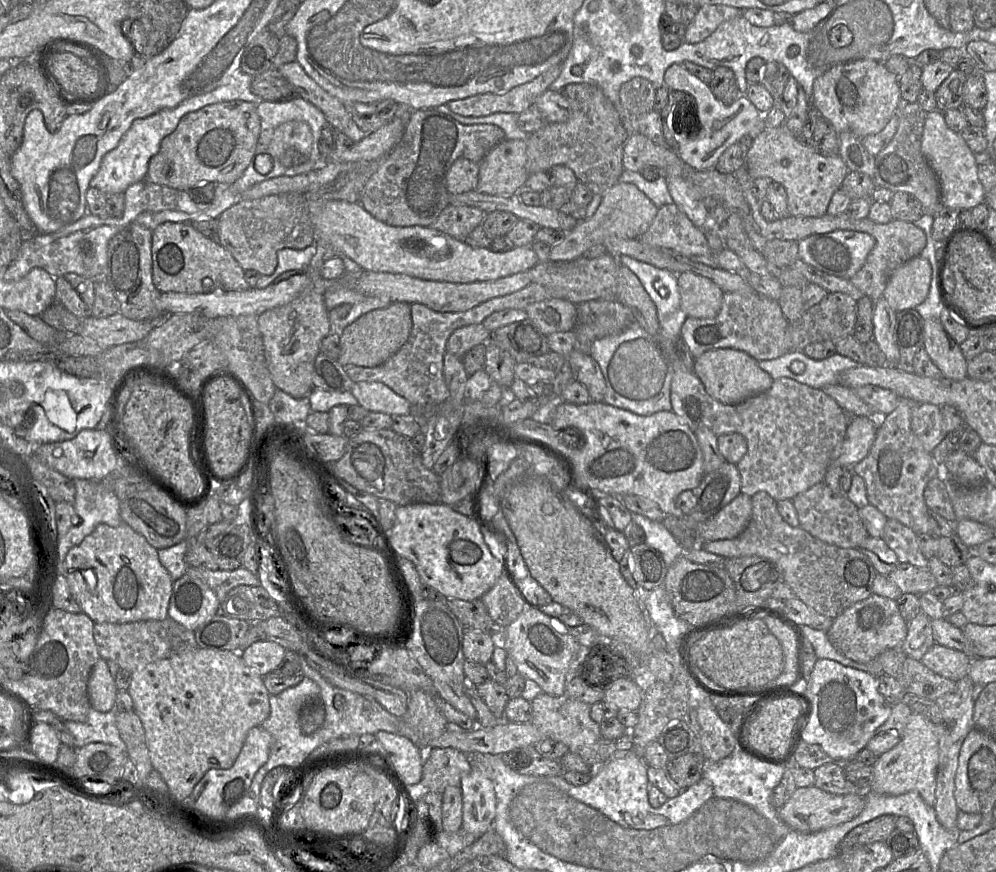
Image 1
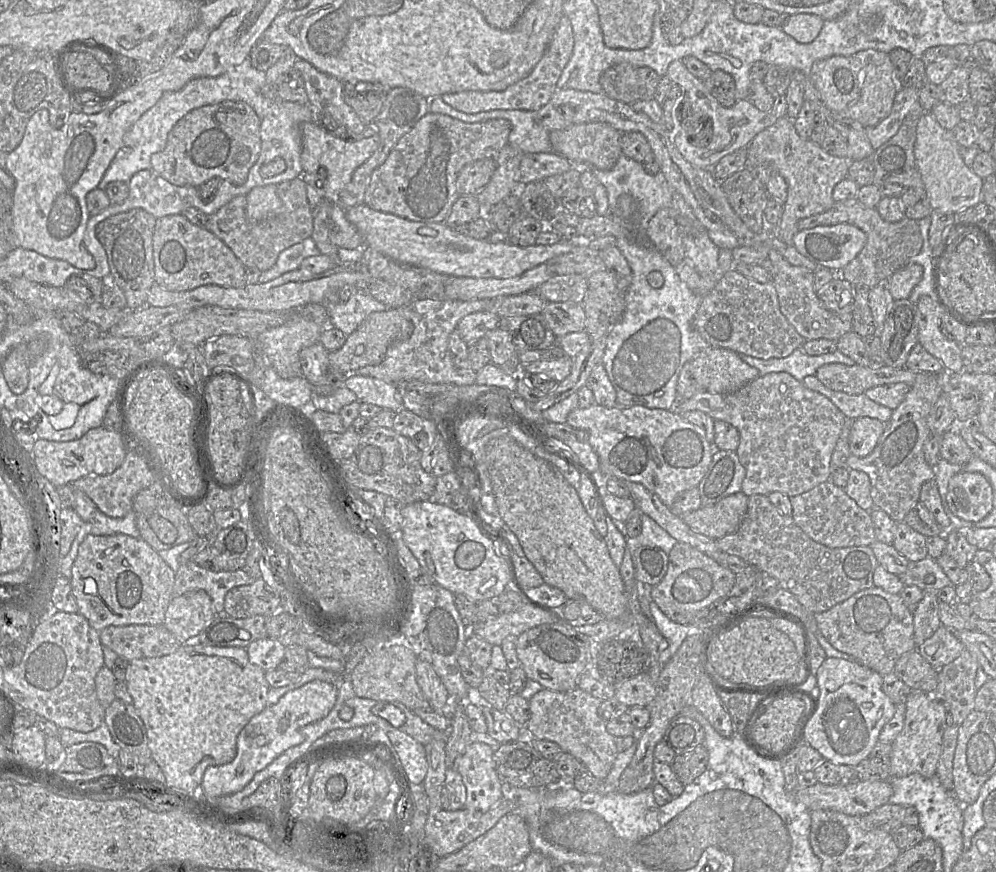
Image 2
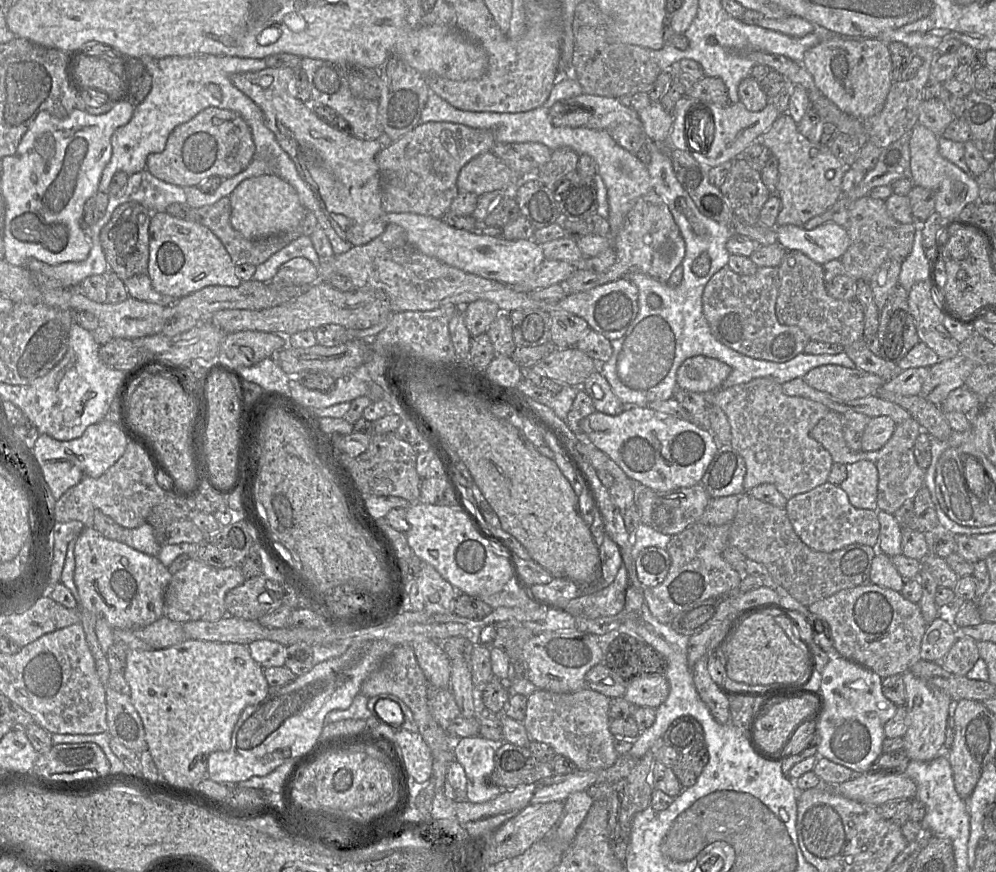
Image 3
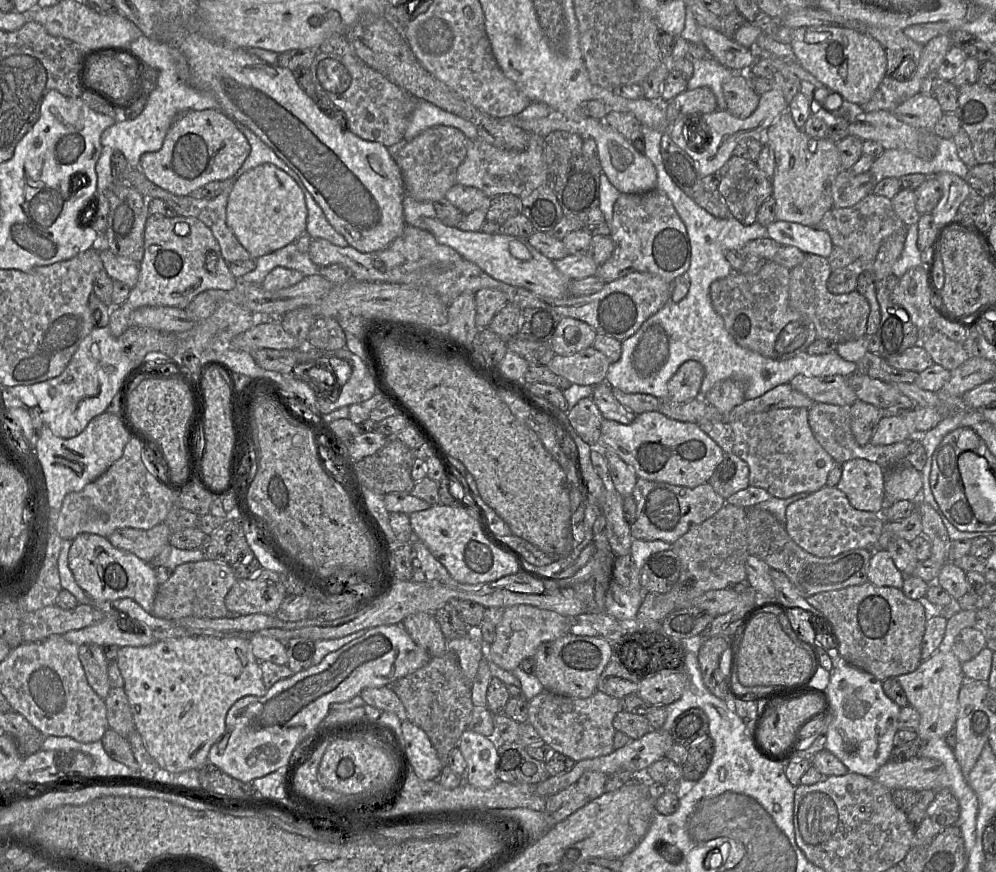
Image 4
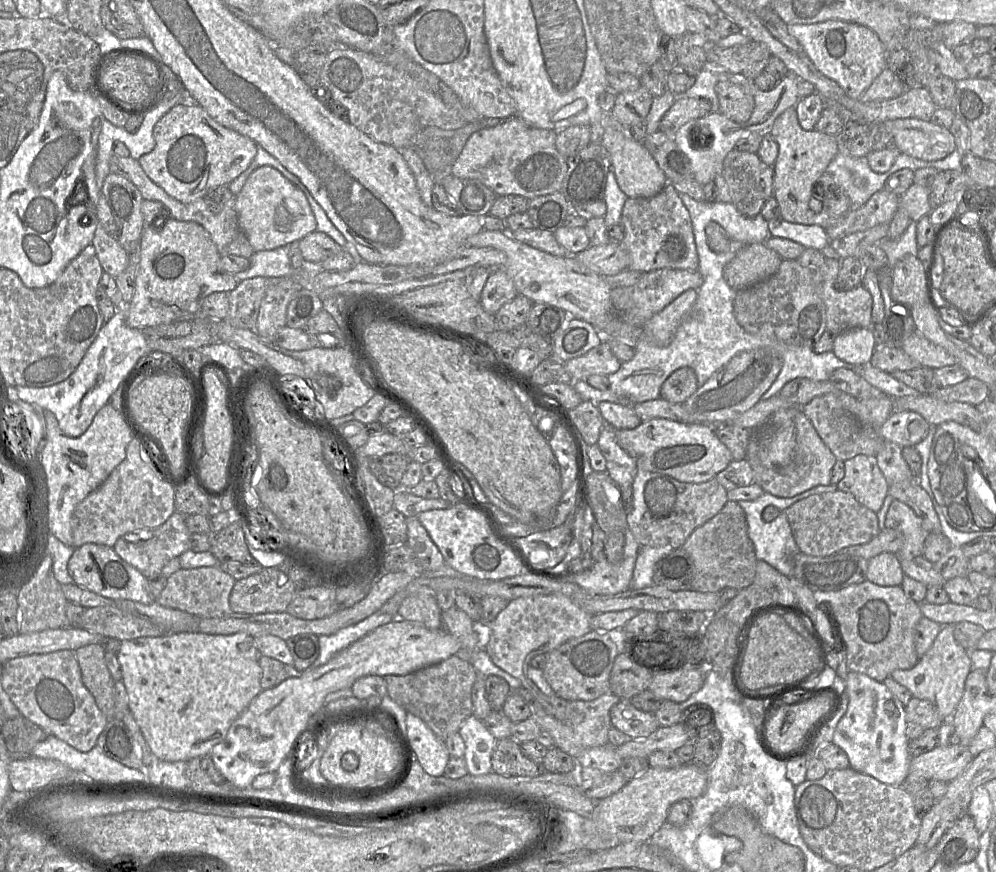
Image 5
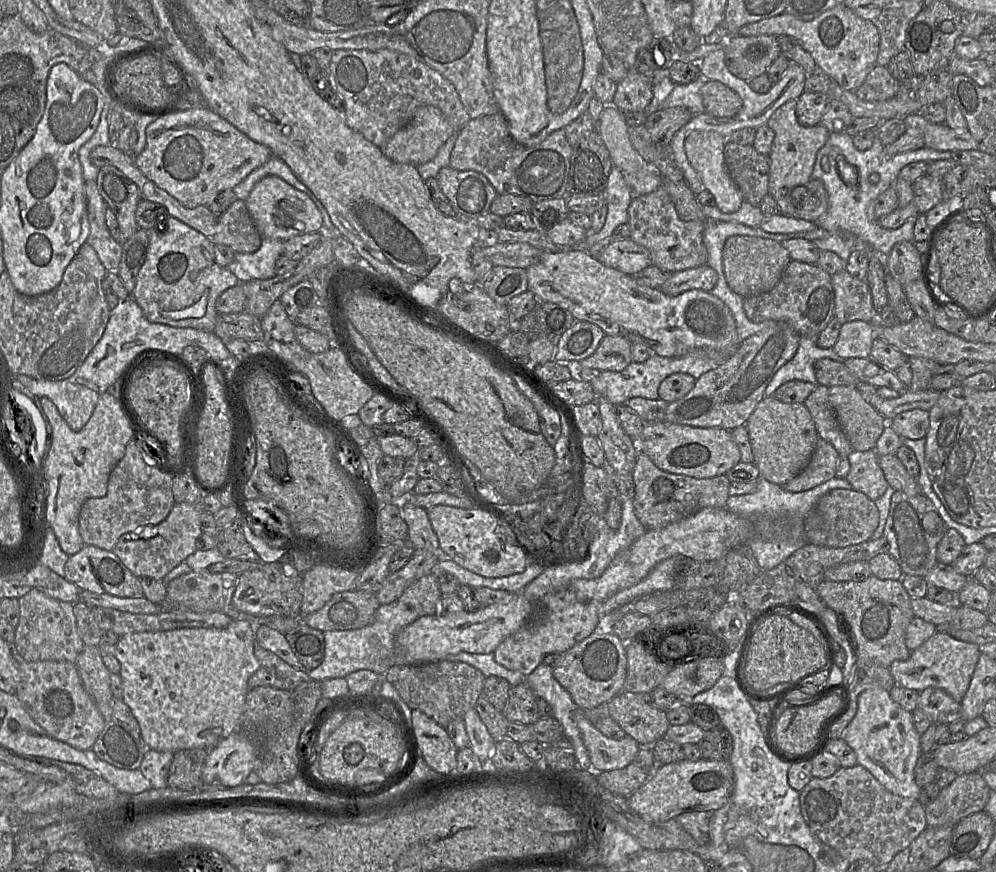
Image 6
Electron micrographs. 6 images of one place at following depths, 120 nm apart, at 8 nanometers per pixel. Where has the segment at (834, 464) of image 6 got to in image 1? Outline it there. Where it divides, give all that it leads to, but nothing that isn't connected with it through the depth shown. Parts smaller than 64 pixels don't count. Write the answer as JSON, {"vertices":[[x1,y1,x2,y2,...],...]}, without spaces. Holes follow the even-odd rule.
{"vertices":[[676,344,674,359,671,362,673,377,671,383,672,411,693,432,698,428,708,428,717,437,723,434,739,433,747,441,747,452,737,463,741,477,740,492,753,496,757,492,766,492,775,501,792,500,817,483,823,482,829,466,829,459,834,448,844,438,849,417,834,399,822,390,799,383,790,378,778,378,765,392,754,395,742,403,726,405,711,397,701,380,689,371,677,358]]}

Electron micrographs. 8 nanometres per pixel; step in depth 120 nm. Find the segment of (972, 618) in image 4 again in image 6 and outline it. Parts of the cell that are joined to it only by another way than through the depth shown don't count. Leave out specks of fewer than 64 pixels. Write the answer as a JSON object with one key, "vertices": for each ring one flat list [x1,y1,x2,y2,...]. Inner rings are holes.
{"vertices":[[937,630,921,646,912,651,907,660,896,660,891,663,889,669,896,685,918,692,929,687,939,688,961,703,980,654,977,644,957,640,946,630]]}

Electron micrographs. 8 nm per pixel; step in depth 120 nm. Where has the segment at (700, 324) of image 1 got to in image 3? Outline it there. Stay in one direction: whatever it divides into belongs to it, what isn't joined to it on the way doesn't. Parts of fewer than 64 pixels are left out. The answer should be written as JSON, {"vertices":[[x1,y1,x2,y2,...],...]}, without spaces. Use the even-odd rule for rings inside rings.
{"vertices":[[727,266,716,272,706,284,702,295,703,313,713,336,729,348,755,359,783,363,804,351,809,337,797,326,784,325,776,315,780,279,778,267,758,267,751,275,741,275]]}

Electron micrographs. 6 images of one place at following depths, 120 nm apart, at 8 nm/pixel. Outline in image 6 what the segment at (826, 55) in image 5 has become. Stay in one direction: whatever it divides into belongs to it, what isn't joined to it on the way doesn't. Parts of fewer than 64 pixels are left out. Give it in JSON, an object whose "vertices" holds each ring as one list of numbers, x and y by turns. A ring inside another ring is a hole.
{"vertices":[[836,6,810,21,798,19,784,12,778,16,746,24,739,30,738,34,742,36,787,35,796,38,811,54,819,70,830,76,842,88,853,92,863,84,868,74,877,65,880,48,880,34,876,26,869,20,859,17,854,11,845,6]]}

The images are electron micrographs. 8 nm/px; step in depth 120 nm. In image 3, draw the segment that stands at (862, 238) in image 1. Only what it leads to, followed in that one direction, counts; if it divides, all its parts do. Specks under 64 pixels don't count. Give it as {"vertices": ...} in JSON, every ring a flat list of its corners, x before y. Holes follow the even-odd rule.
{"vertices":[[826,222,813,229,791,224,775,227,778,243,786,250,799,250,823,265,840,259,850,240,846,230,835,222]]}

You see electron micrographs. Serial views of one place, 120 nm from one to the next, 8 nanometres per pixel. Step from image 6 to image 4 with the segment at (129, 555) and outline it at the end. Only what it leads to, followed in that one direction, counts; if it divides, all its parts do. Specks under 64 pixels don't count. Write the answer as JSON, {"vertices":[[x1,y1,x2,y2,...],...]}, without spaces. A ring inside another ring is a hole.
{"vertices":[[162,522,148,530,119,528,107,539,115,548,128,551,150,563,169,545,170,535,170,529]]}

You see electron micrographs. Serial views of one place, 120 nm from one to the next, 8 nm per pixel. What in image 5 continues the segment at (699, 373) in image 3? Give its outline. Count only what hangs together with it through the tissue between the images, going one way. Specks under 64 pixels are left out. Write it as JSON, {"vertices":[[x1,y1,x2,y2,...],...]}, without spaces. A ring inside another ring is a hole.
{"vertices":[[681,367,664,381,660,397,674,404,683,404,698,387,694,370,690,367]]}

